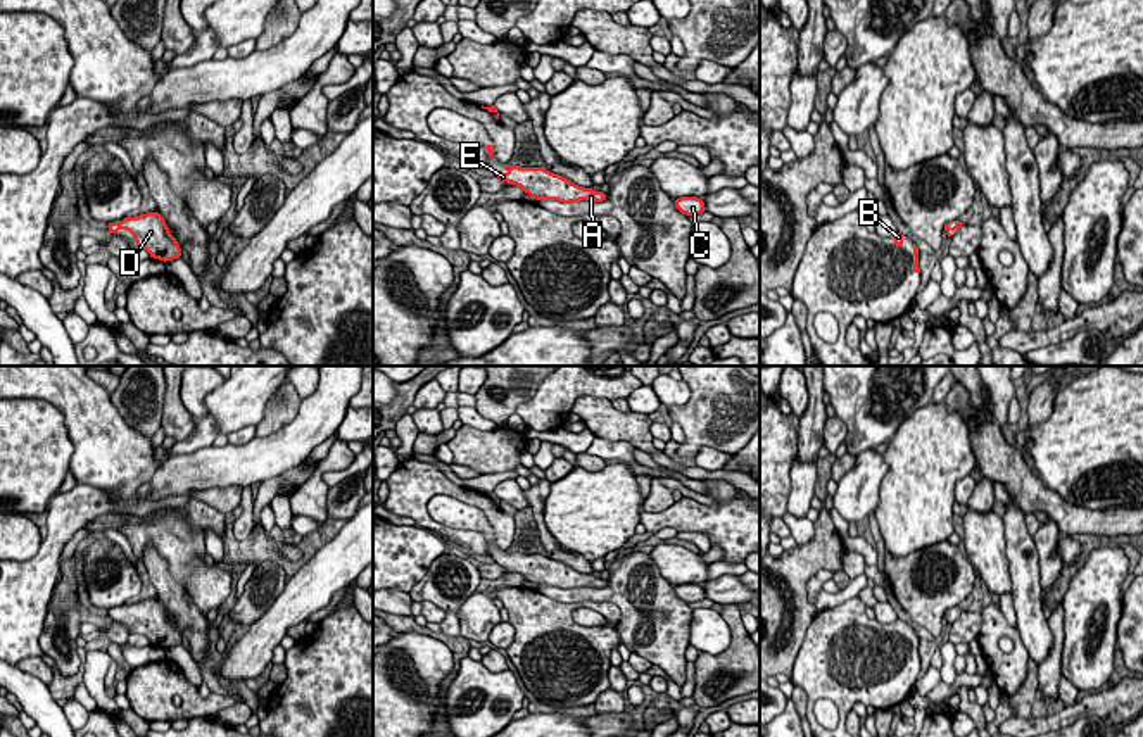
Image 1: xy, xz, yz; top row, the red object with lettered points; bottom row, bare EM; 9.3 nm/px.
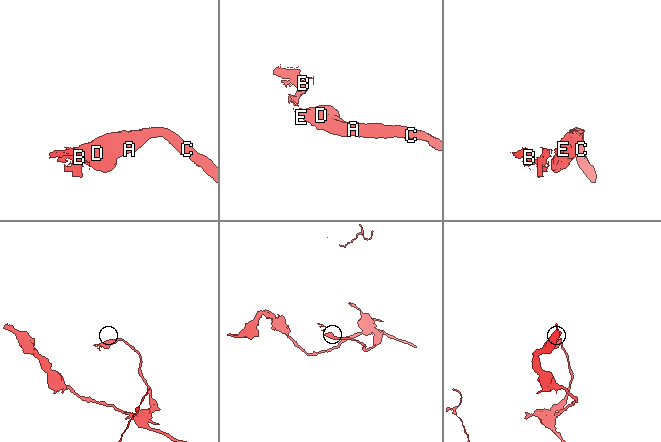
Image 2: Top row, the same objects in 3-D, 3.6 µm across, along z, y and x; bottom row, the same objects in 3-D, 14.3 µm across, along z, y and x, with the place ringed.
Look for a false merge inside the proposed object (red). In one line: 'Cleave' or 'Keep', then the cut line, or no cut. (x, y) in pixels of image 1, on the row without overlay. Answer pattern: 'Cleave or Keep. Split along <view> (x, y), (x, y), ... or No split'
Keep. No split

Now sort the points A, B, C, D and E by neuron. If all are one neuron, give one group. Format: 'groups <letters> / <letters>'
groups A B C D E

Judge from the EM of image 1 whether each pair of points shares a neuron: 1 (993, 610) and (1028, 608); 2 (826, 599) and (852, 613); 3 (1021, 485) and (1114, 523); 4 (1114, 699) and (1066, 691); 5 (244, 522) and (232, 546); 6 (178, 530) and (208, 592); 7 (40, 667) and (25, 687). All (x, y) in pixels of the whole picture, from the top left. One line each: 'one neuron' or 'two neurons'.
1: two neurons
2: two neurons
3: one neuron
4: two neurons
5: two neurons
6: one neuron
7: two neurons

